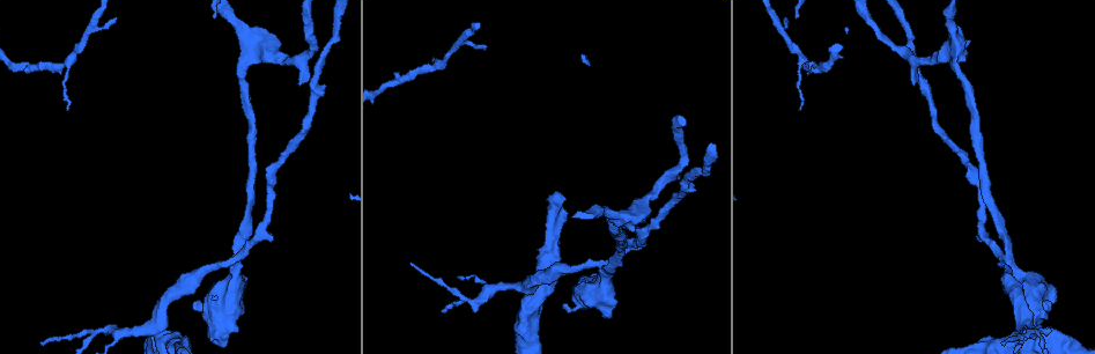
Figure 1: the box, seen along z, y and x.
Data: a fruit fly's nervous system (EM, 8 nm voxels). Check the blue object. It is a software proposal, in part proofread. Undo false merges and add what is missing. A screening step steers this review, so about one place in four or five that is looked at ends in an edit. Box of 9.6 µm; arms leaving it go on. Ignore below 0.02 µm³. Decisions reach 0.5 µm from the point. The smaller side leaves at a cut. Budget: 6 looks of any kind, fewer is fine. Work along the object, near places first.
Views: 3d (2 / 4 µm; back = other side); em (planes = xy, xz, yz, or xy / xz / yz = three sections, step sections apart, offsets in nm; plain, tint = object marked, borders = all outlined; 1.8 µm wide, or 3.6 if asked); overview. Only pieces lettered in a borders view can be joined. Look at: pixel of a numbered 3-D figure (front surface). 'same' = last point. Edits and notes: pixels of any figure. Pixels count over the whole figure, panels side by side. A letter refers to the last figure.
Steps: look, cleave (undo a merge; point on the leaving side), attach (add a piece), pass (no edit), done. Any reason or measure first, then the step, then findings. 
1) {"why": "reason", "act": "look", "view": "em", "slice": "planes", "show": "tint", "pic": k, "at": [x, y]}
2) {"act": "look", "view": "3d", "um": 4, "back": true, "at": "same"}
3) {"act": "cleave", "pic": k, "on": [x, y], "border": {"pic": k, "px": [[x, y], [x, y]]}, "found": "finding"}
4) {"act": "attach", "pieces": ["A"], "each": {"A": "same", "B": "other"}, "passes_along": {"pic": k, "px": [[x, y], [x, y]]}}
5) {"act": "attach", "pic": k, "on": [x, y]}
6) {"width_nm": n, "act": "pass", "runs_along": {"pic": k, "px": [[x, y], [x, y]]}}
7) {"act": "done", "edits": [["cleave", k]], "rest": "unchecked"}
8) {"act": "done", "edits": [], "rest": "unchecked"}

{"why": "abrupt turn", "act": "look", "view": "3d", "um": 4, "pic": 1, "at": [219, 340]}

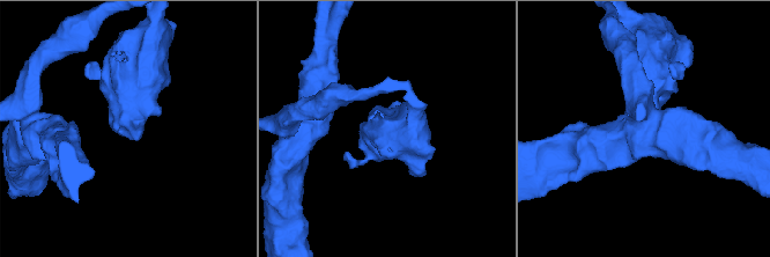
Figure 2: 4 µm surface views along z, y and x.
{"why": "need the tissue", "act": "look", "view": "em", "slice": "planes", "show": "borders", "pic": 2, "at": [128, 131]}

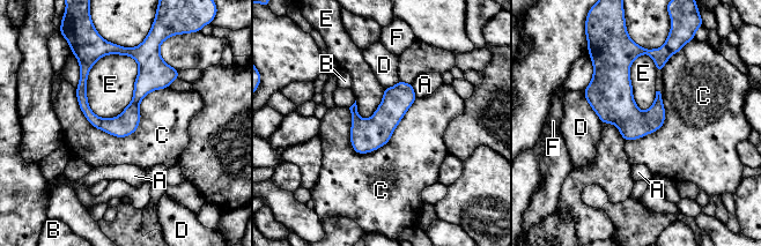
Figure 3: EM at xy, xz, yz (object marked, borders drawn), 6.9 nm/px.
{"width_nm": 160, "act": "pass", "each": {"A": "other", "B": "other", "C": "other", "D": "other", "E": "other", "F": "other"}, "runs_along": {"pic": 3, "px": [[140, 58], [133, 109], [97, 125]]}, "found": "all the same neuron"}

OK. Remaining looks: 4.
{"why": "four-way junction", "act": "look", "view": "3d", "um": 4, "pic": 1, "at": [237, 263]}

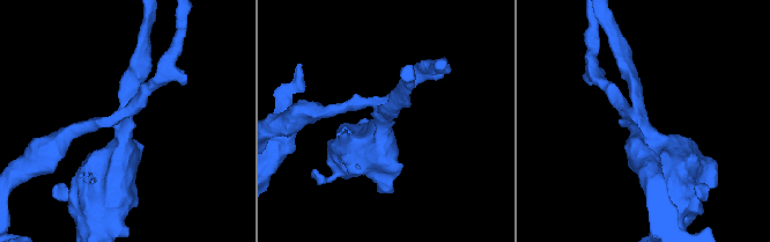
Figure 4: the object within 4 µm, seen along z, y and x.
{"act": "look", "view": "em", "um": 3.6, "slice": "planes", "show": "borders", "pic": 4, "at": [124, 120]}

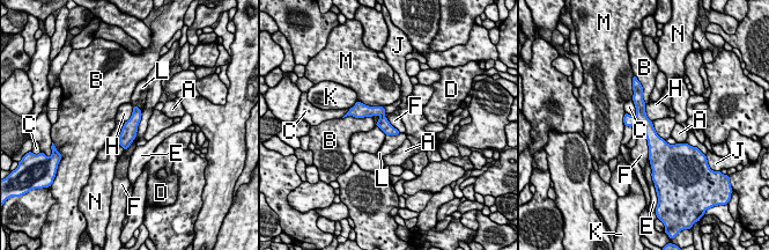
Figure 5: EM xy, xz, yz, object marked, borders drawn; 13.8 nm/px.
{"arms": 4, "act": "cleave", "pic": 5, "on": [642, 120], "each": {"A": "other", "B": "other", "C": "other", "D": "other", "E": "other", "F": "other", "H": "other", "J": "other", "K": "other", "L": "other", "M": "other", "N": "other"}, "found": "two neurons meet here"}

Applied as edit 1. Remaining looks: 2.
{"why": "branch stops here", "act": "look", "view": "em", "slice": "planes", "show": "borders", "pic": 1, "at": [784, 18]}

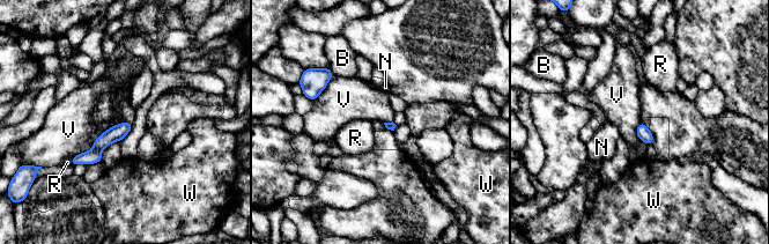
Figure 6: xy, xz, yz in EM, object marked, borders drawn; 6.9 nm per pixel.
{"longest_contact_nm": ["V", 260], "act": "pass", "each": {"B": "other", "N": "other", "R": "other", "V": "other", "W": "other"}, "found": "none of them fits"}

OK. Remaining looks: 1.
{"act": "done", "edits": [["cleave", 5]], "rest": "unchecked"}

